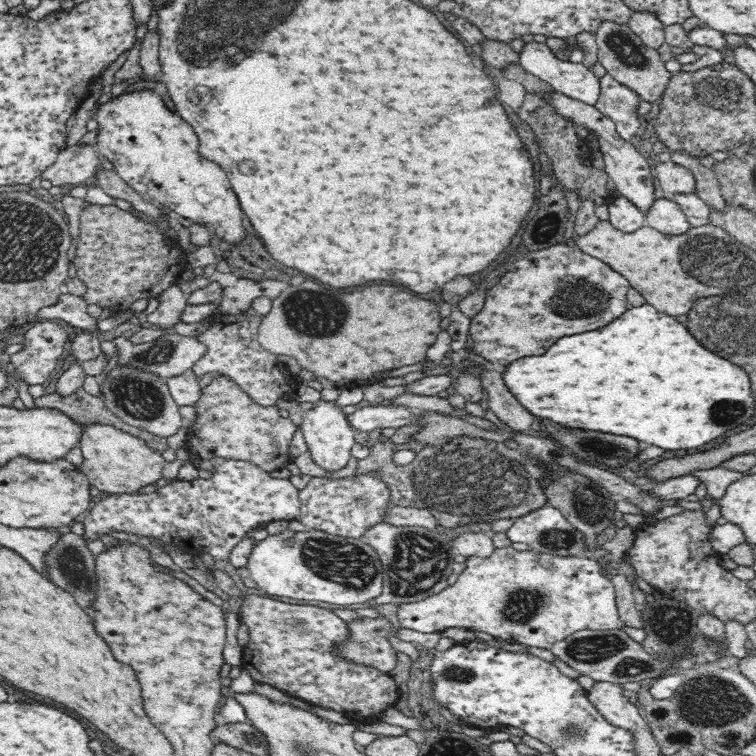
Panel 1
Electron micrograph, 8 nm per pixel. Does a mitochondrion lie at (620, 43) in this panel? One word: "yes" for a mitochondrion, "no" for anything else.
yes

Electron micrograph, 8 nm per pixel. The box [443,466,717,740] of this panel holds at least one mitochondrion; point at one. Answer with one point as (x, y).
(604, 649)

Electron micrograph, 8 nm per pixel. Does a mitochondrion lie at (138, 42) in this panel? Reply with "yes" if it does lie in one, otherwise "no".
no

